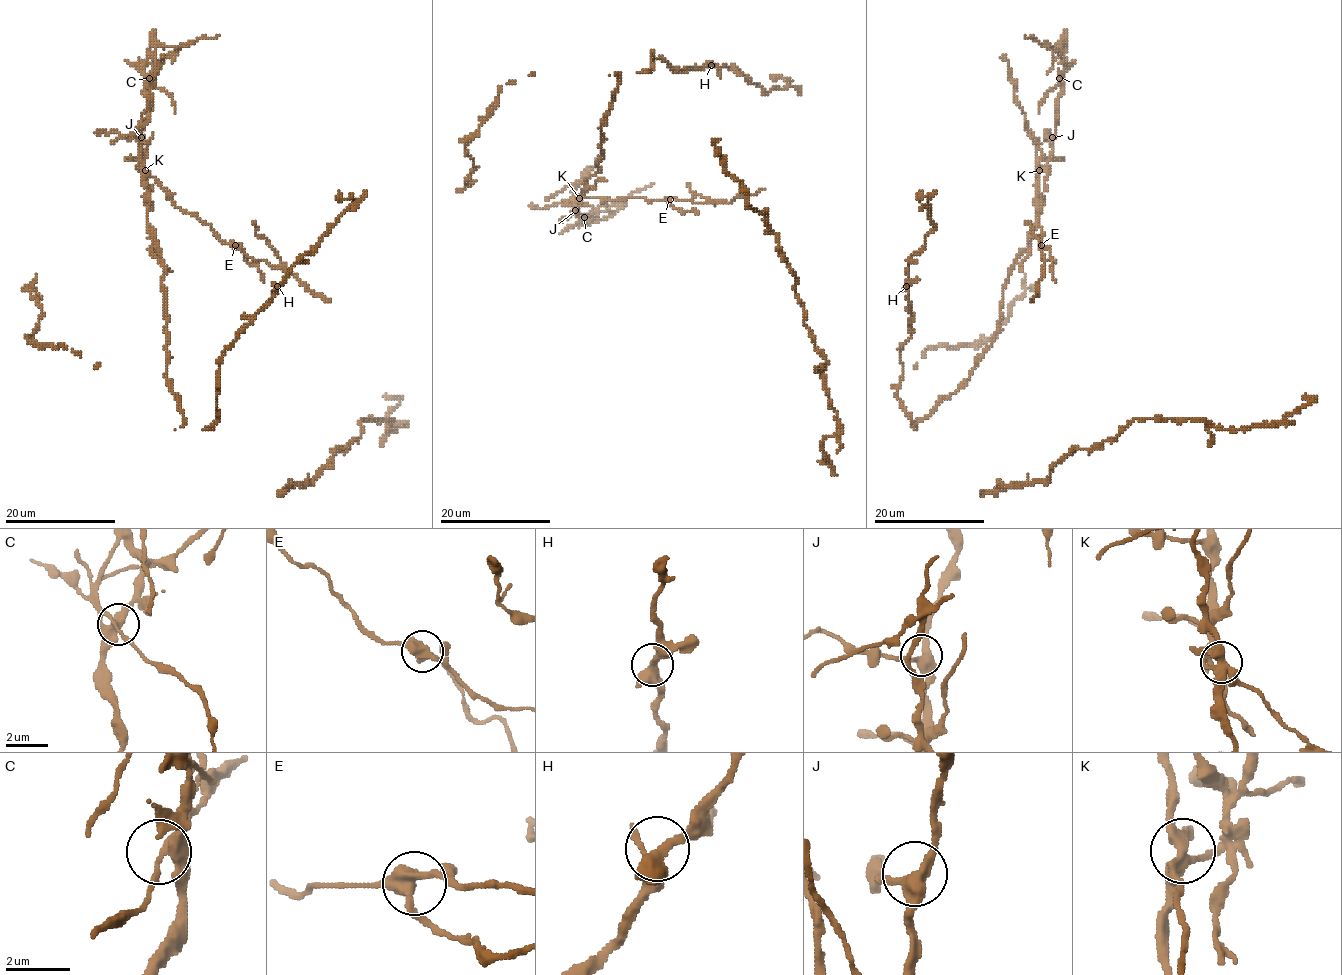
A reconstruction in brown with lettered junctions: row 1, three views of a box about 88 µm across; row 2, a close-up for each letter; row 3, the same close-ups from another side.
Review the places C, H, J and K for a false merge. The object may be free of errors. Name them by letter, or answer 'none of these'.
K

